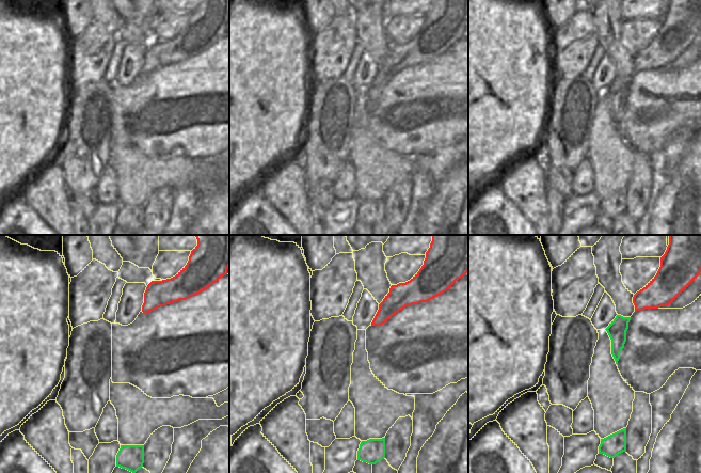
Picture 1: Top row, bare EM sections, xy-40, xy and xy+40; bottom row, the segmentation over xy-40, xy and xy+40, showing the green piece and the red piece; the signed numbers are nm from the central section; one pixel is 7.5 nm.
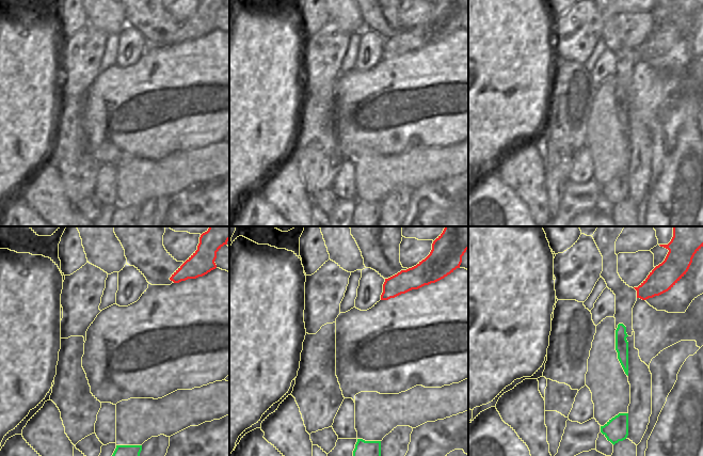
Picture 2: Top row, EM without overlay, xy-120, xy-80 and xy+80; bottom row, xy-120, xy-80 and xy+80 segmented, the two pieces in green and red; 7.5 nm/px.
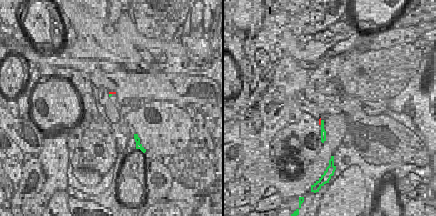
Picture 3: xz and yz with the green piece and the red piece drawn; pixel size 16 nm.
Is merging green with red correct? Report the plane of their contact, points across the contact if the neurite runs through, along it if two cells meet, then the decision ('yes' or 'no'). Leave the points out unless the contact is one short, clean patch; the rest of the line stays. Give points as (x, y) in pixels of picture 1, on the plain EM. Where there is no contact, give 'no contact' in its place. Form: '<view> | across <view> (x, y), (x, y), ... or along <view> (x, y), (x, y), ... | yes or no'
no contact | yes

